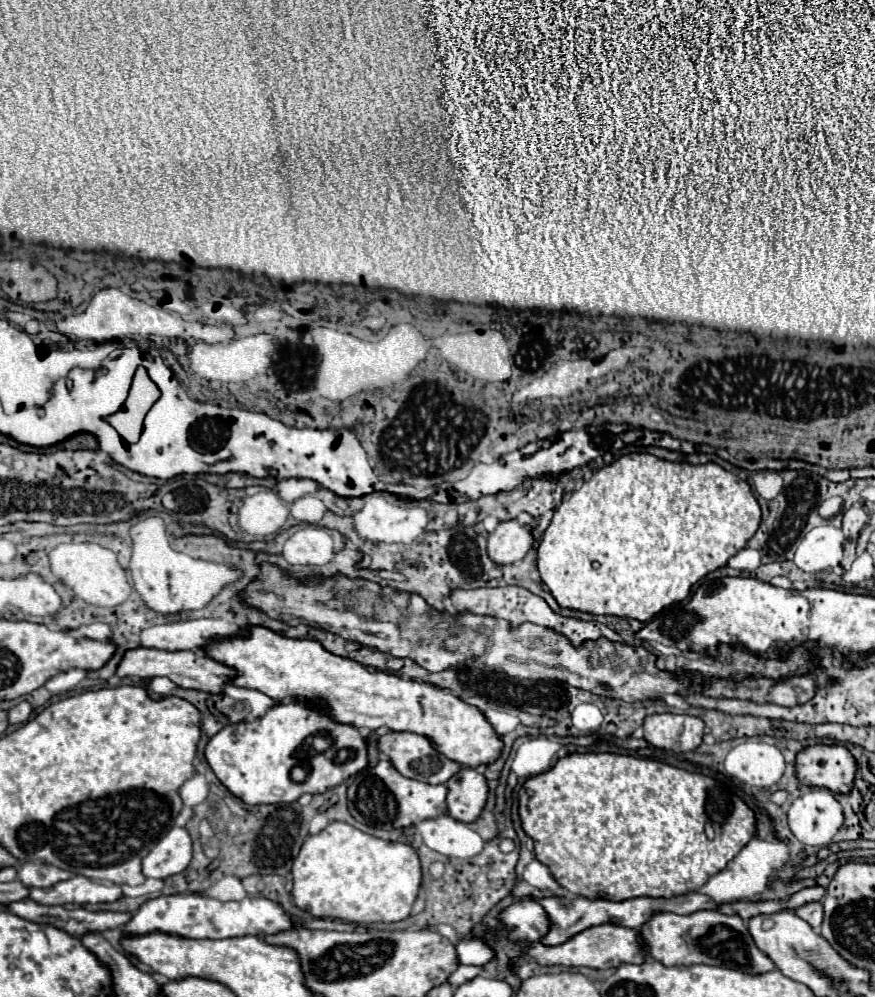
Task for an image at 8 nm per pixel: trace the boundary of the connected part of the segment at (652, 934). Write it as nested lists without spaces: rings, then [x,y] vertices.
[[[699,910],[687,916],[673,912],[653,914],[649,922],[641,926],[637,938],[641,938],[641,946],[649,950],[649,956],[661,962],[663,966],[713,964],[713,966],[743,970],[747,974],[763,974],[775,968],[773,960],[755,946],[745,920],[715,910]]]

